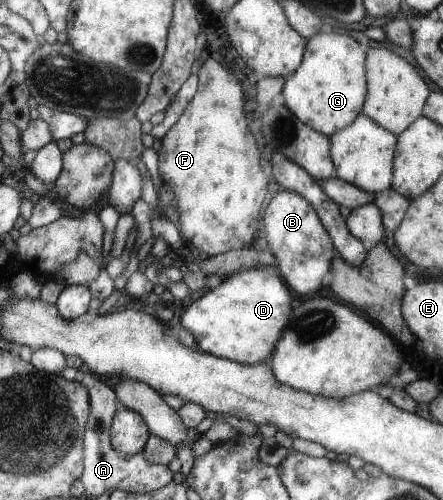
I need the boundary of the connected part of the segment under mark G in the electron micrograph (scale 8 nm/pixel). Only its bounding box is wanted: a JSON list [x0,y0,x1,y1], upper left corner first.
[282,32,366,136]

